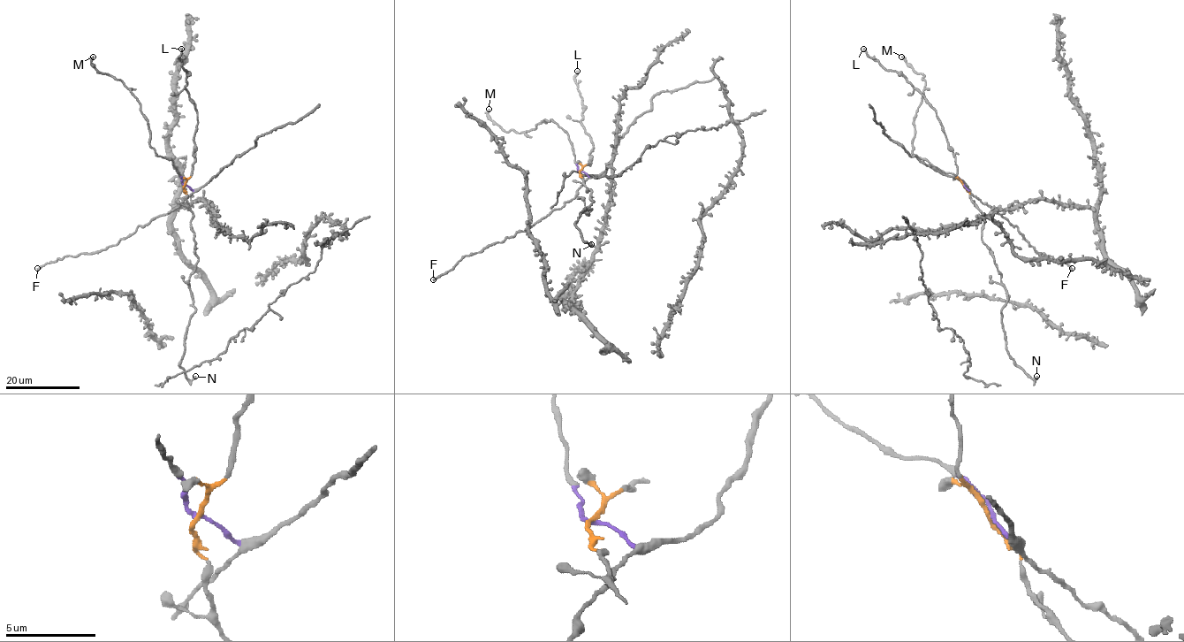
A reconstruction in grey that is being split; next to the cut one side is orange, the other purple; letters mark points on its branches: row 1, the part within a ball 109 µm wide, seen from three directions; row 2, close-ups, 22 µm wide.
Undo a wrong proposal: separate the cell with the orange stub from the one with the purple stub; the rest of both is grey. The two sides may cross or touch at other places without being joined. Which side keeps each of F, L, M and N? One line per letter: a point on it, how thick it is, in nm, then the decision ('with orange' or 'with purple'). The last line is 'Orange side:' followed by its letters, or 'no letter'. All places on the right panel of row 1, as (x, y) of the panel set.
F: at (1072, 268); 260 nm thick; with purple
L: at (863, 49); 300 nm thick; with orange
M: at (901, 57); 240 nm thick; with purple
N: at (1036, 376); 440 nm thick; with orange
Orange side: L, N

